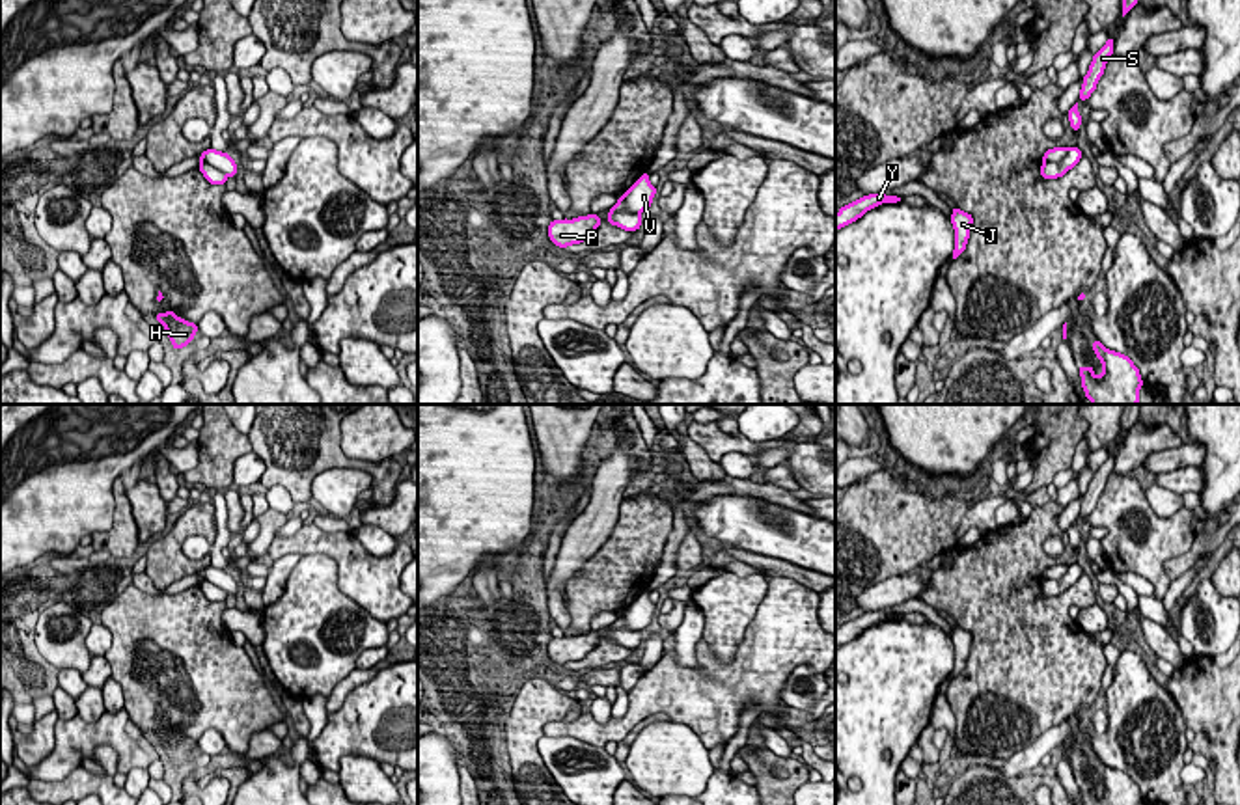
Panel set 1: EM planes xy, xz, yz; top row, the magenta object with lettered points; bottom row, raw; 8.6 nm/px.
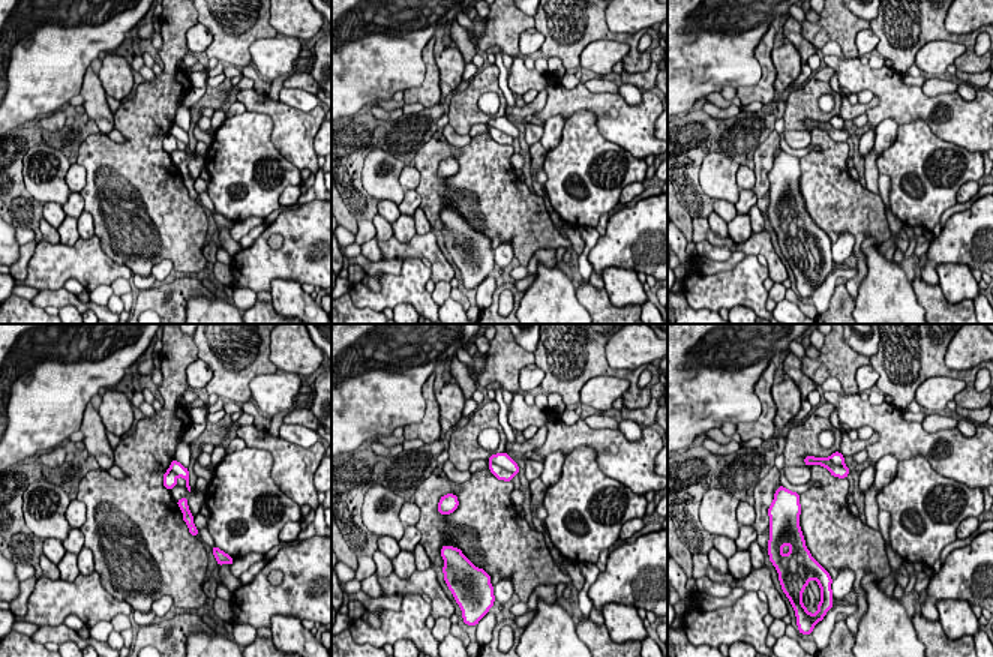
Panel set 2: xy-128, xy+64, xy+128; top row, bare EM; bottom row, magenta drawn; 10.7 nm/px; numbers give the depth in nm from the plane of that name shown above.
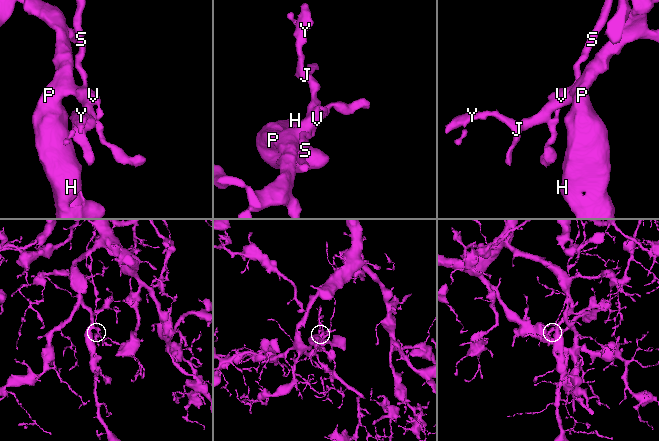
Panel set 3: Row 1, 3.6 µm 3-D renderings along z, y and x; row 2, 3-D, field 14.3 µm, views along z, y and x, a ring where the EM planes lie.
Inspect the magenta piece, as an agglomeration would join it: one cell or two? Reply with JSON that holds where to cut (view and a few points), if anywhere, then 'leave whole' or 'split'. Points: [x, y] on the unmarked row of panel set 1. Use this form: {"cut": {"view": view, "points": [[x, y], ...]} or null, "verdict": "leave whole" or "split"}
{"cut": {"view": "yz", "points": [[1069, 565], [1060, 578], [1043, 580]]}, "verdict": "split"}

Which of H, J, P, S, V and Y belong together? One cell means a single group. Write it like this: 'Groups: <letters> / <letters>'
Groups: H J P Y / S V

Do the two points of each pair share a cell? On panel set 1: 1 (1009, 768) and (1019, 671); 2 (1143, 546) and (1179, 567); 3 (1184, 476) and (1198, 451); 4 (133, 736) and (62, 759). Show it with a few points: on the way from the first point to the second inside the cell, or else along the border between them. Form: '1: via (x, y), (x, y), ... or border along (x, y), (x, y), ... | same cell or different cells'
1: border along (1047, 731), (1005, 761) | different cells
2: border along (1196, 539), (1186, 552), (1164, 565), (1170, 580) | different cells
3: border along (1198, 466), (1179, 466), (1155, 474) | different cells
4: via (116, 736), (86, 736), (79, 742) | same cell

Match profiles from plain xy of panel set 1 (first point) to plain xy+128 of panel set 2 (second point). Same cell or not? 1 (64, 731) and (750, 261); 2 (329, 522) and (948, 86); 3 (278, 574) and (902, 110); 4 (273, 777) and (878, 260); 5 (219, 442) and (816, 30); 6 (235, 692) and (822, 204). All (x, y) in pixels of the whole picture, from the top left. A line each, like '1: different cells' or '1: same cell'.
1: different cells
2: same cell
3: different cells
4: same cell
5: same cell
6: same cell

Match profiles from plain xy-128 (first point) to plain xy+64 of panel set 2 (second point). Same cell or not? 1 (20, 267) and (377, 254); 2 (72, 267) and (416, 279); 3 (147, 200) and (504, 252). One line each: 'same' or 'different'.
1: same
2: different
3: different

